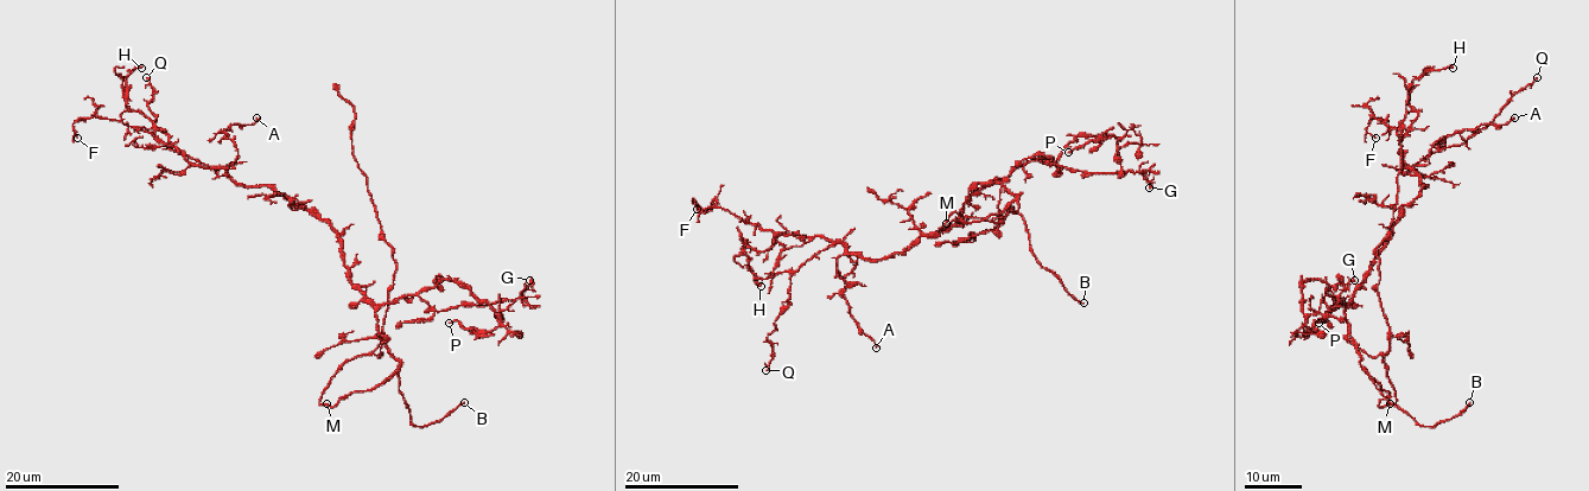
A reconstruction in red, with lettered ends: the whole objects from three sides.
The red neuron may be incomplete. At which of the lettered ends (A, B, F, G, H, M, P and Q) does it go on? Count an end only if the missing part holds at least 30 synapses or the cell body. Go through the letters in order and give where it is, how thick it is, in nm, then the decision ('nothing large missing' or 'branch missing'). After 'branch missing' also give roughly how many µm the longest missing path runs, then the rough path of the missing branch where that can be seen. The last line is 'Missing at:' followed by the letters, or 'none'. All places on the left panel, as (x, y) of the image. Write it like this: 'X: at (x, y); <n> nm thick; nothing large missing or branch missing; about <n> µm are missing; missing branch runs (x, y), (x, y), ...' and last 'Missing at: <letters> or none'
A: at (256, 118); 200 nm thick; nothing large missing
B: at (464, 402); 190 nm thick; branch missing; about 35 µm are missing; missing branch runs (464, 402), (472, 402), (481, 389), (483, 358), (499, 342), (520, 337), (528, 326), (529, 313)
F: at (77, 138); 110 nm thick; nothing large missing
G: at (529, 280); 240 nm thick; nothing large missing
H: at (141, 68); 220 nm thick; nothing large missing
M: at (326, 403); 200 nm thick; nothing large missing
P: at (449, 323); 150 nm thick; nothing large missing
Q: at (146, 77); 120 nm thick; nothing large missing
Missing at: B

